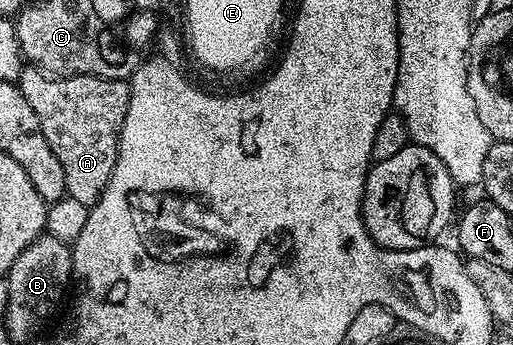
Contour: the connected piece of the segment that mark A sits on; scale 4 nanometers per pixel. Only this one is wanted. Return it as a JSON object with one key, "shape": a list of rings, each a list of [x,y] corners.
{"shape":[[[25,65],[19,80],[22,96],[34,108],[40,121],[42,136],[46,136],[46,144],[58,156],[58,164],[62,164],[62,176],[66,176],[67,197],[78,200],[78,204],[92,207],[106,188],[110,176],[114,172],[116,150],[120,147],[120,129],[126,116],[130,86],[127,81],[120,82],[119,77],[95,78],[92,74],[76,74],[73,78],[46,76],[44,71],[35,66]]]}

